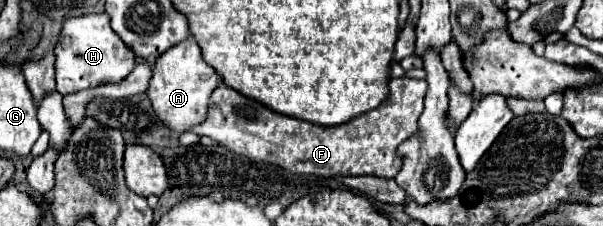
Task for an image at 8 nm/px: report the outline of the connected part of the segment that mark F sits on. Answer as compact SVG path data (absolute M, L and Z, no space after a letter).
M390 79L390 97L376 107L374 111L368 111L366 115L354 117L346 125L338 127L320 127L314 123L306 123L294 117L286 117L280 113L270 111L268 107L260 105L254 99L244 97L242 93L230 89L228 85L220 83L214 93L210 95L210 105L208 105L208 117L204 123L198 123L190 127L190 131L198 135L212 137L232 153L244 155L250 161L256 163L272 163L278 165L290 173L306 173L306 175L320 175L320 177L344 177L344 175L374 175L374 177L384 177L392 179L400 167L402 167L402 157L396 153L398 145L404 143L408 137L418 133L418 117L422 115L424 109L424 93L426 93L426 81L418 79Z

